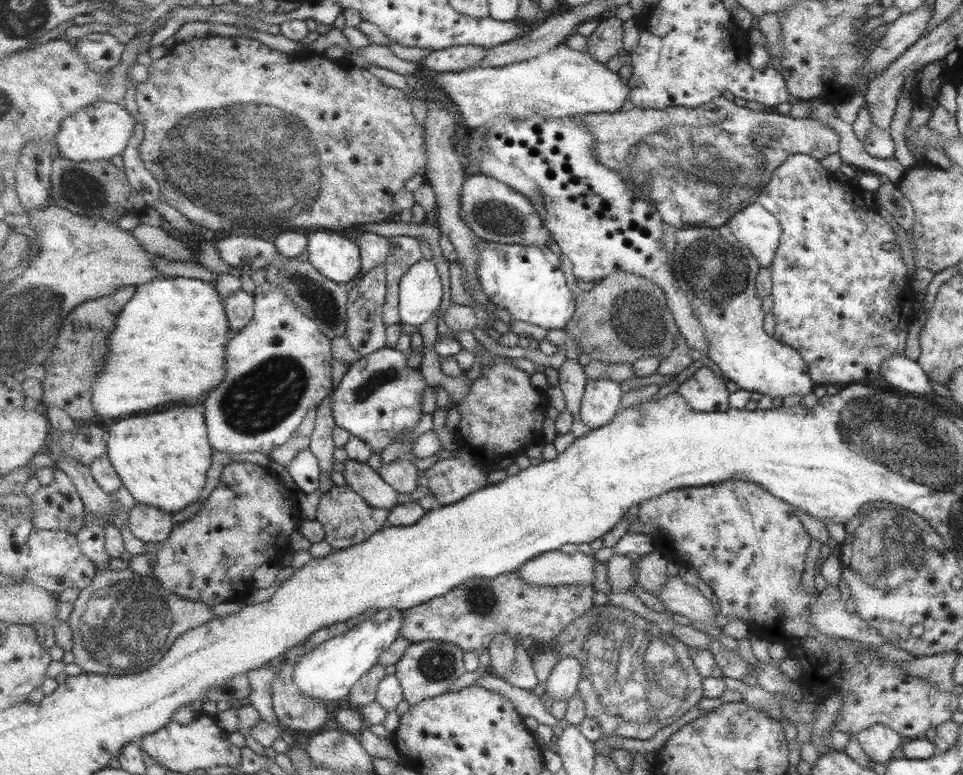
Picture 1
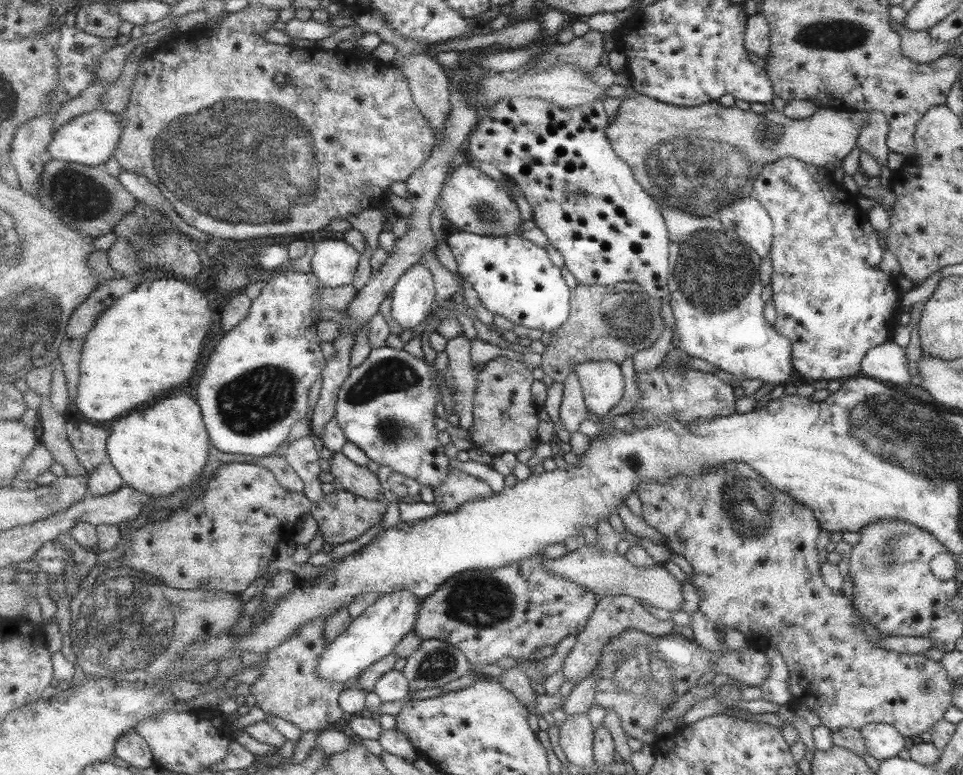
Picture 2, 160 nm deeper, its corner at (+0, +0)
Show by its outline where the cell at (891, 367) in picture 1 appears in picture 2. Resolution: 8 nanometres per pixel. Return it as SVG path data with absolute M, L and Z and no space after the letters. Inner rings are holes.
M892 341L872 348L861 360L861 374L893 384L905 384L910 380L904 350Z

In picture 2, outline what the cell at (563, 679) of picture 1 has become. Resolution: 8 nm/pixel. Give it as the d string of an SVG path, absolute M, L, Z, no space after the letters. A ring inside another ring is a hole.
M607 595L603 596L598 601L598 605L591 616L589 624L585 630L578 635L578 643L575 648L569 653L563 666L565 680L576 680L575 684L579 684L587 675L590 675L599 666L601 659L604 656L604 651L607 649L609 643L617 636L623 635L624 632L636 628L641 632L647 632L657 636L667 636L673 632L673 622L671 619L665 621L664 618L659 620L644 610L645 605L632 596L629 595Z

